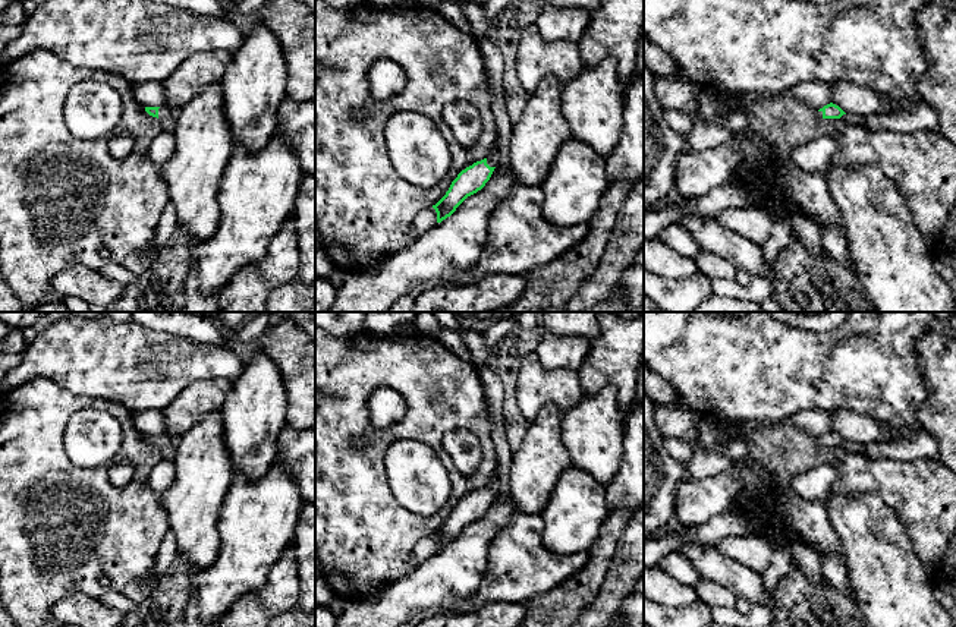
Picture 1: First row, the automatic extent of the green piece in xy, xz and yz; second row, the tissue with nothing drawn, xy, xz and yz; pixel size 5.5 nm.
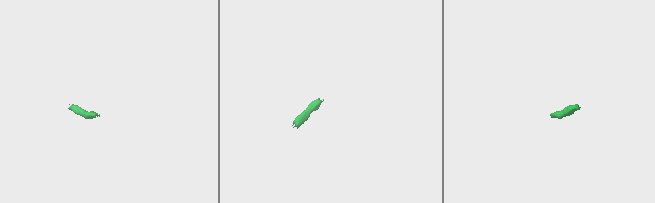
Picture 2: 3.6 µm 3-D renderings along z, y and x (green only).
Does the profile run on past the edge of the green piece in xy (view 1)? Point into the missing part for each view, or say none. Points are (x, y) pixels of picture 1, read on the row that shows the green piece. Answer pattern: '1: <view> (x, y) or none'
1: xy (164, 114)

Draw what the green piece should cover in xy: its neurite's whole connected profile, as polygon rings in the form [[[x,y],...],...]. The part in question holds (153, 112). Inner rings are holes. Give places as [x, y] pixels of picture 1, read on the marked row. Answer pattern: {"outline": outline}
{"outline": [[[145,107],[145,111],[161,122],[163,130],[167,130],[170,133],[174,132],[176,119],[172,116],[169,107]]]}

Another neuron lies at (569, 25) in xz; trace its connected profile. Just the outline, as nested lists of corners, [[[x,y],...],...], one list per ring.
[[[545,4],[535,21],[540,35],[548,42],[575,42],[585,35],[591,22],[587,9],[557,9]]]

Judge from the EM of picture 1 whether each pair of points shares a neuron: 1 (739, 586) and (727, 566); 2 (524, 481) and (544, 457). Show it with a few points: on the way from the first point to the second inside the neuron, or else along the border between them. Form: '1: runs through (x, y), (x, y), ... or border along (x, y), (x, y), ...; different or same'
1: runs through (739, 582), (727, 570); same
2: runs through (530, 475), (538, 463); same

